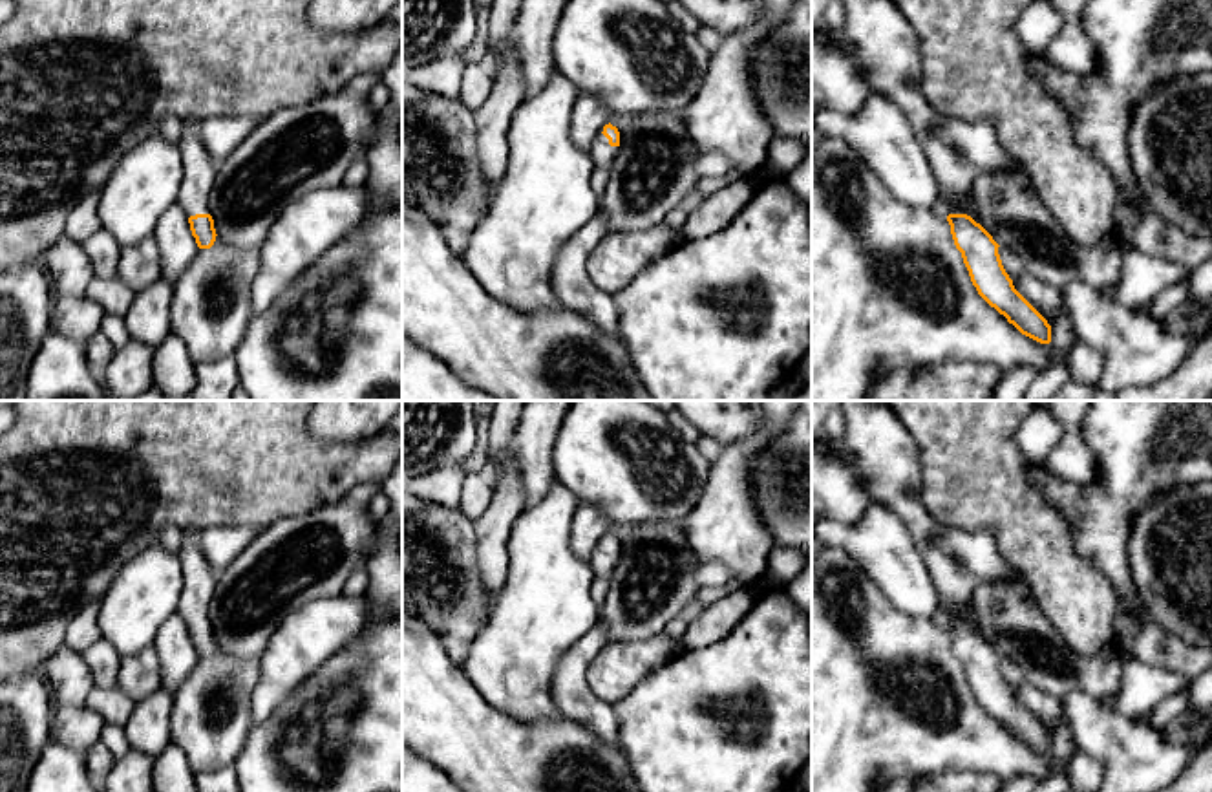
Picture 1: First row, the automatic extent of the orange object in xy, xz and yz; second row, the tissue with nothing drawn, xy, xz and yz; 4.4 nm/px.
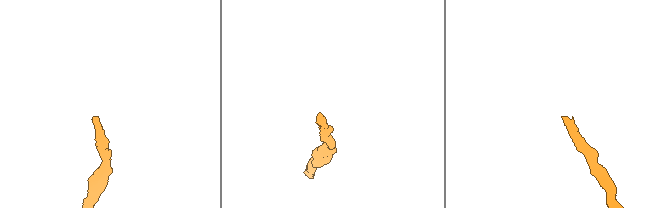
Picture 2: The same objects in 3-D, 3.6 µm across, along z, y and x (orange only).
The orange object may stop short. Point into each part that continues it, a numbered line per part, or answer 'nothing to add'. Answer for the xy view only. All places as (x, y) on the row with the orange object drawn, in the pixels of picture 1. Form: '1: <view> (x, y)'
1: xy (200, 171)

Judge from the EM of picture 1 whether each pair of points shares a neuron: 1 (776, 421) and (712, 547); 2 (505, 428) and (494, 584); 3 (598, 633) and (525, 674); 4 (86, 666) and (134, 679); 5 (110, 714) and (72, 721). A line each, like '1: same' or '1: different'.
1: same
2: same
3: different
4: same
5: same

